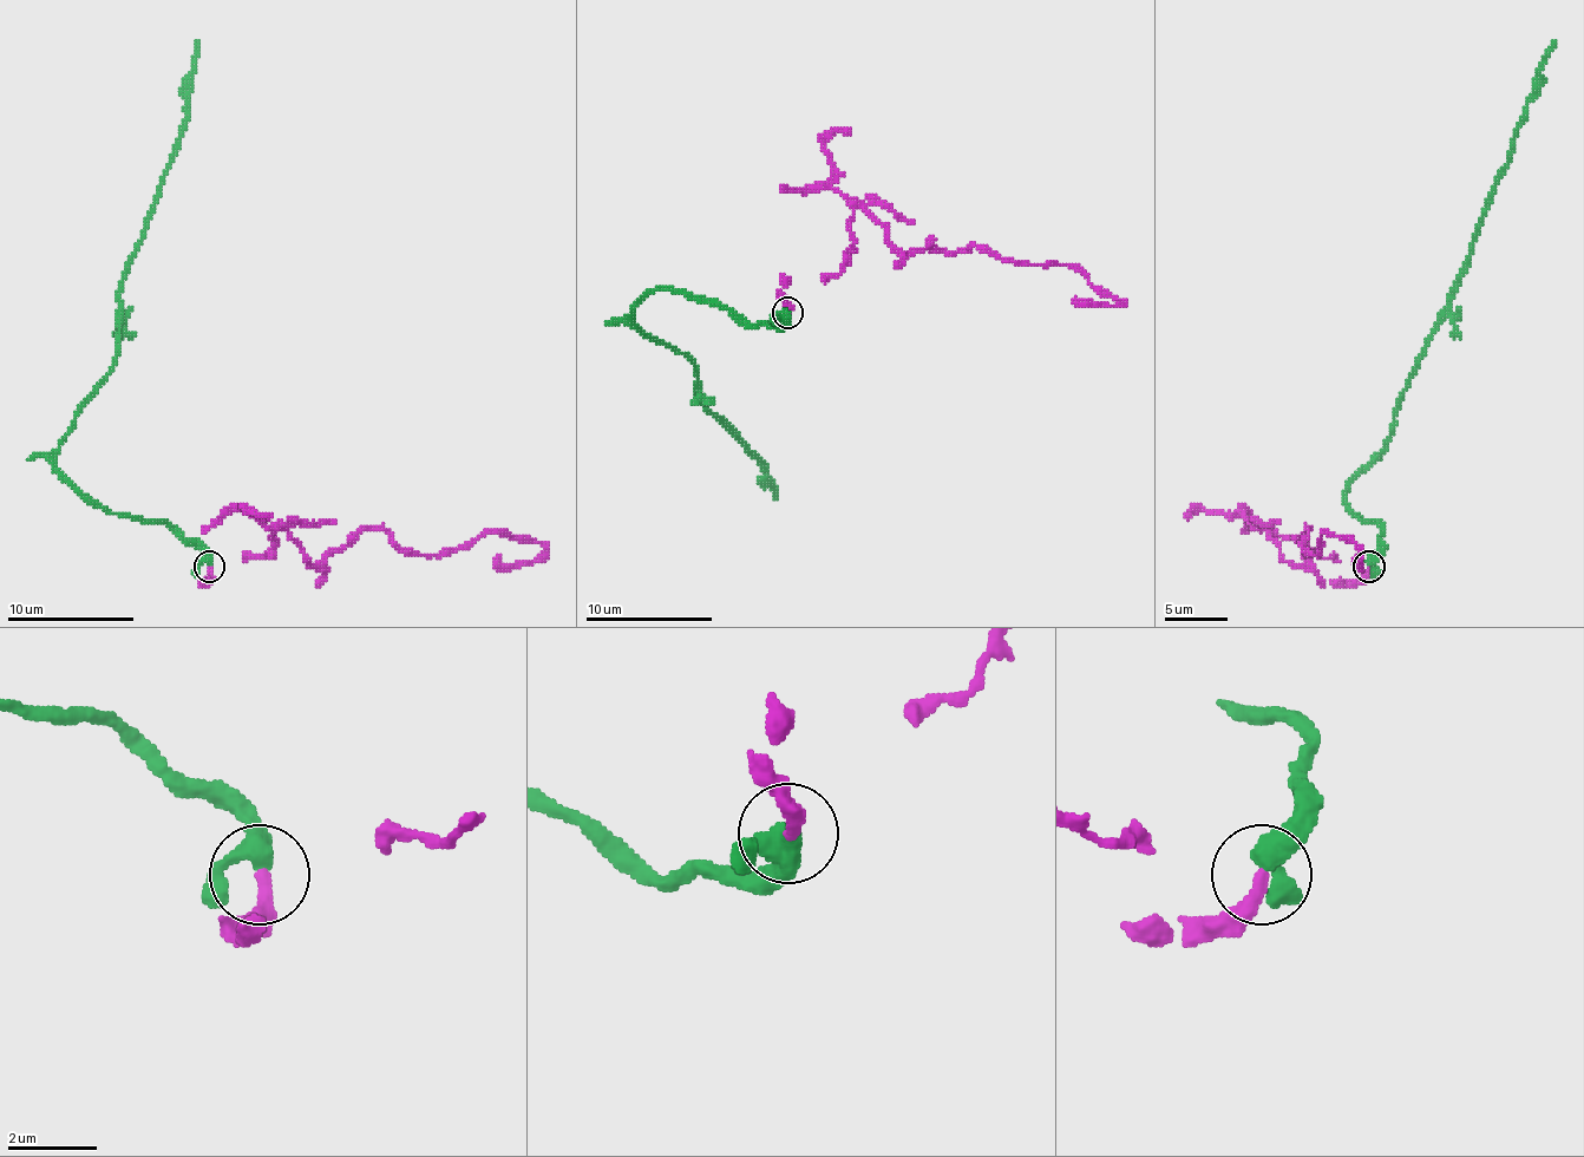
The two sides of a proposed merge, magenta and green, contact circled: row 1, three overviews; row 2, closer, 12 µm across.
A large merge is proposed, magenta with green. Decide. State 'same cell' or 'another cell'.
same cell

